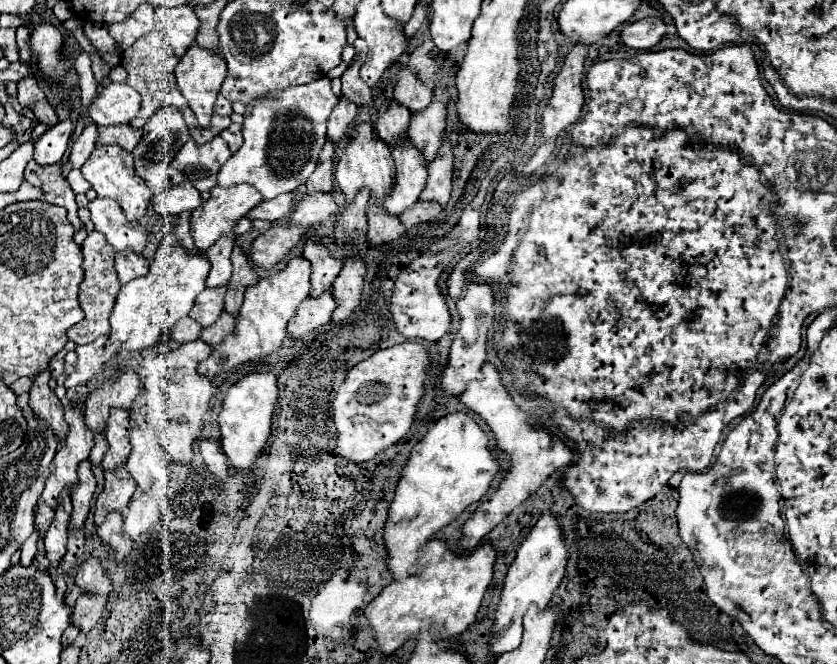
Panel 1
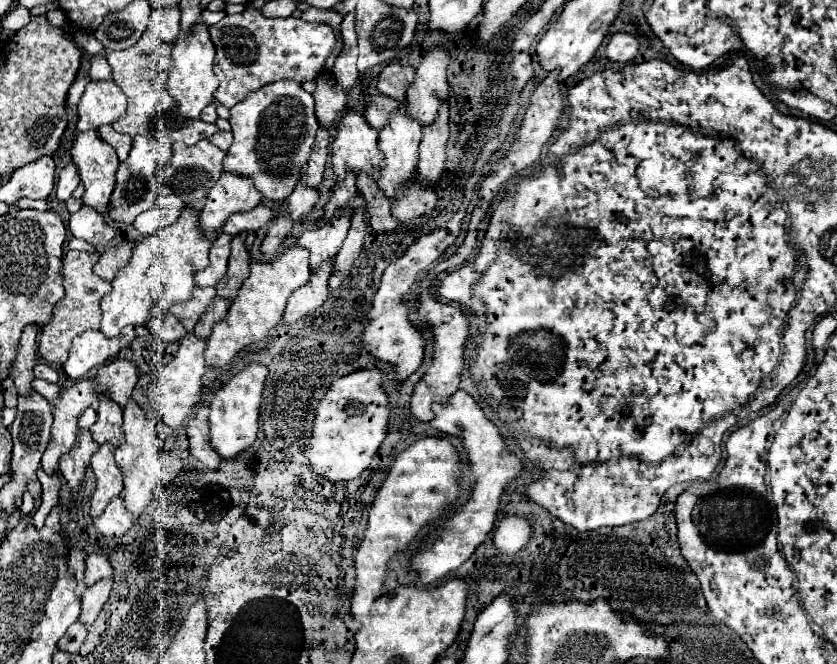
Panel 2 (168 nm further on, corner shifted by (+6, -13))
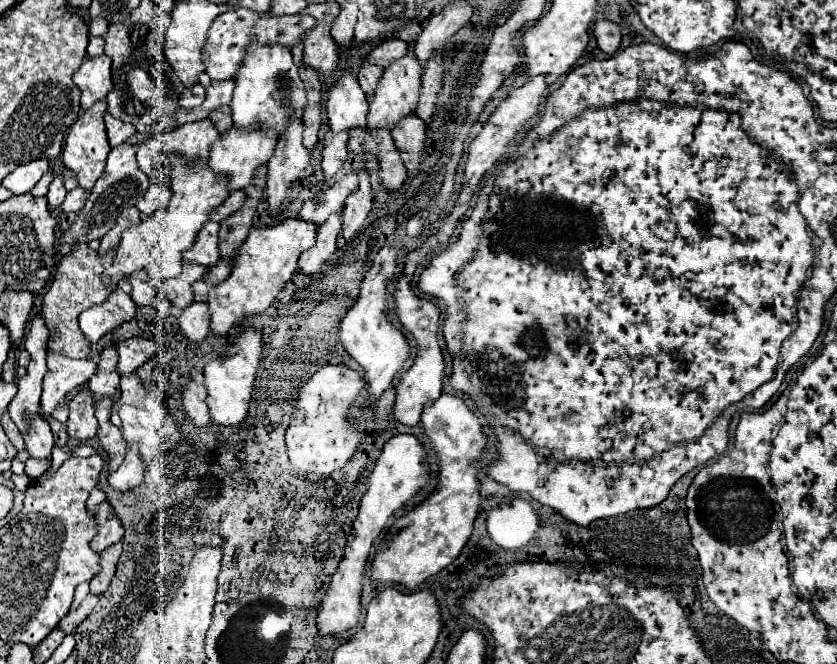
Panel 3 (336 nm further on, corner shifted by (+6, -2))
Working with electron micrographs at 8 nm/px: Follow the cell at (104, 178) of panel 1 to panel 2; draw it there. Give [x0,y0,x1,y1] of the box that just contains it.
[72,131,120,219]

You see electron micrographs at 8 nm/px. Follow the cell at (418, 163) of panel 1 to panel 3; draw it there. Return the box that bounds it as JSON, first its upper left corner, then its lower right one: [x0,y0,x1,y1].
[368,44,422,130]

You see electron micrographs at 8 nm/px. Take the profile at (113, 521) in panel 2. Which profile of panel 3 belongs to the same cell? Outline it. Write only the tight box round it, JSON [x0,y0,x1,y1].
[108,444,144,492]

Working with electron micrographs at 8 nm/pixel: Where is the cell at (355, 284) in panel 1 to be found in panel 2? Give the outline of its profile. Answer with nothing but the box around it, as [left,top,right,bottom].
[328,209,366,291]

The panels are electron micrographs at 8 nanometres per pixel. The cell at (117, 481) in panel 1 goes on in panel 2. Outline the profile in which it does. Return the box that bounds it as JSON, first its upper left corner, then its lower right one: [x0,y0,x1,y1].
[90,445,122,517]

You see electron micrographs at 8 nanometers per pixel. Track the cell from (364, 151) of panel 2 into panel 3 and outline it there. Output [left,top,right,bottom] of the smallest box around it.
[326,68,368,132]

